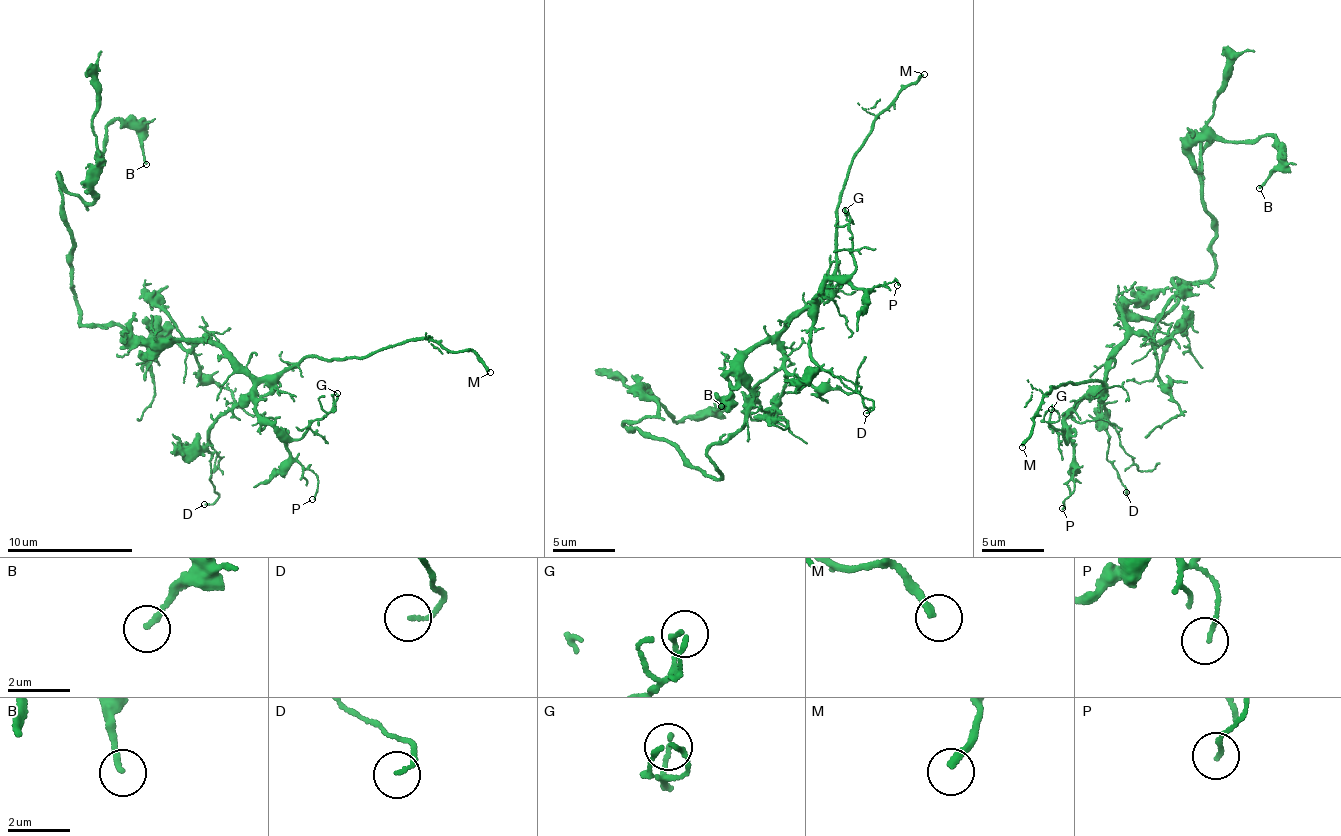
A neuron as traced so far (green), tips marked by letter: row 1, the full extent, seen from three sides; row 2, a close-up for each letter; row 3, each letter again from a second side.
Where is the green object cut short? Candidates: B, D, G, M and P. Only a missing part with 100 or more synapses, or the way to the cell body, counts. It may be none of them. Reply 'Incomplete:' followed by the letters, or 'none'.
Incomplete: M

